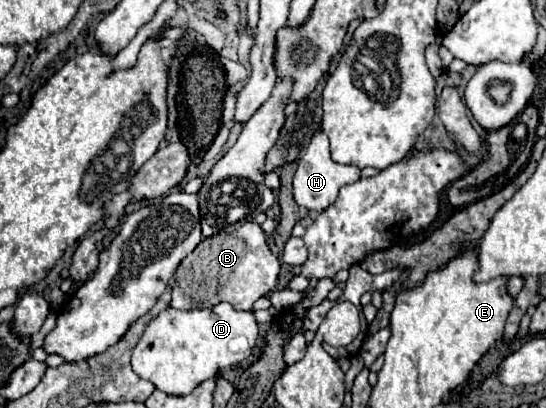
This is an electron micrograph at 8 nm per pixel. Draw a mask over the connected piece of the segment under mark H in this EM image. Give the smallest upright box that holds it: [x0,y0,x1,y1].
[293,131,361,211]

